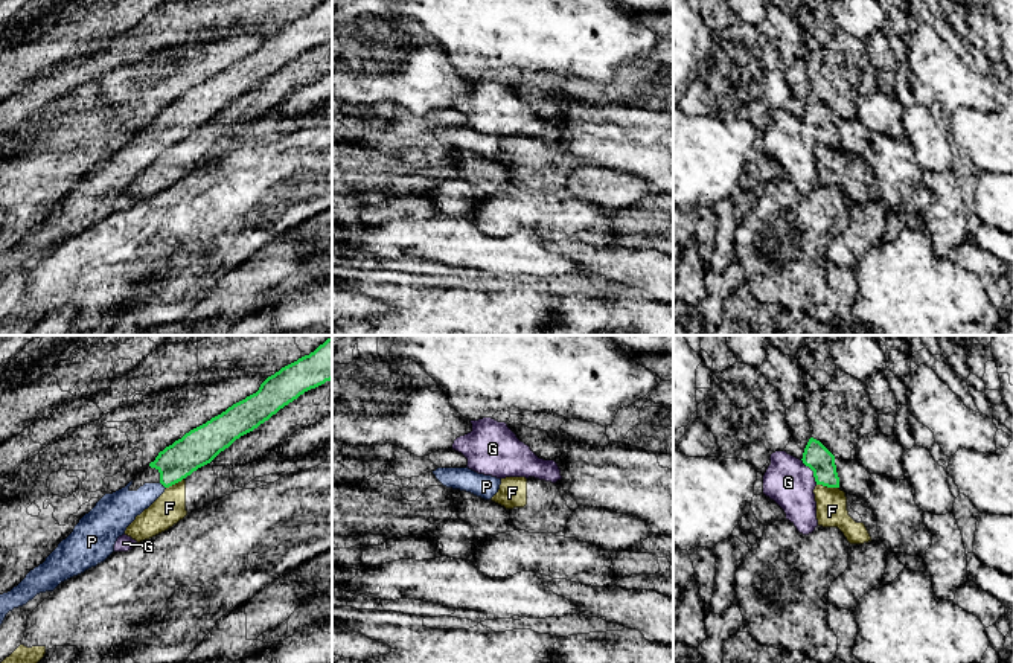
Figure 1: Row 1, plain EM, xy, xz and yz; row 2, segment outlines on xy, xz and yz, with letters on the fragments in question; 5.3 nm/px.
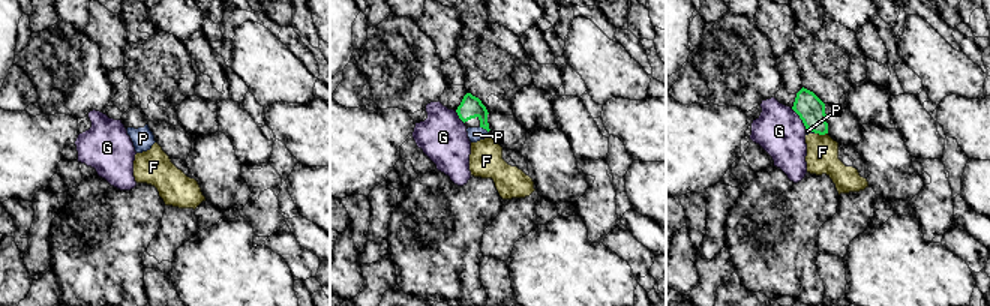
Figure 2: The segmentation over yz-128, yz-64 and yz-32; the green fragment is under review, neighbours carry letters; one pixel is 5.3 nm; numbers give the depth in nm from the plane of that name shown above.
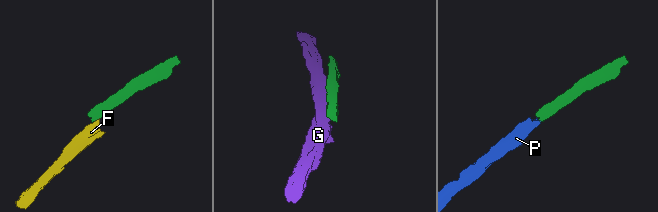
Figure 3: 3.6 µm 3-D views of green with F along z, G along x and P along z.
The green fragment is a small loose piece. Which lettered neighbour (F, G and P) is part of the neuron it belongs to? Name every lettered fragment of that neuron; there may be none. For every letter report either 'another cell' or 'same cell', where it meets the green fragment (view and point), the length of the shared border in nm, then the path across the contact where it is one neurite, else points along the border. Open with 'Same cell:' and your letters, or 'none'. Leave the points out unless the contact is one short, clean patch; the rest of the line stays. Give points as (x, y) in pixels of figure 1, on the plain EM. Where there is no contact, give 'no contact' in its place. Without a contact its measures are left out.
Same cell: P
F: another cell | yz (827, 145) | 120 nm | along yz (817, 142), (838, 147)
G: another cell | yz (812, 128) | 160 nm
P: same cell | xy (162, 142) | 50 nm | across xy (194, 108), (162, 142), (142, 157), (122, 165)

